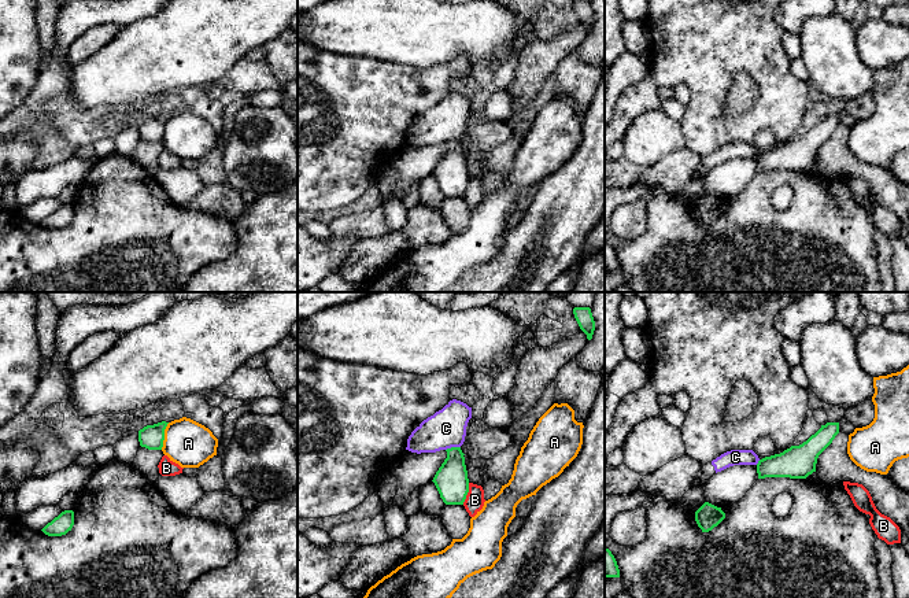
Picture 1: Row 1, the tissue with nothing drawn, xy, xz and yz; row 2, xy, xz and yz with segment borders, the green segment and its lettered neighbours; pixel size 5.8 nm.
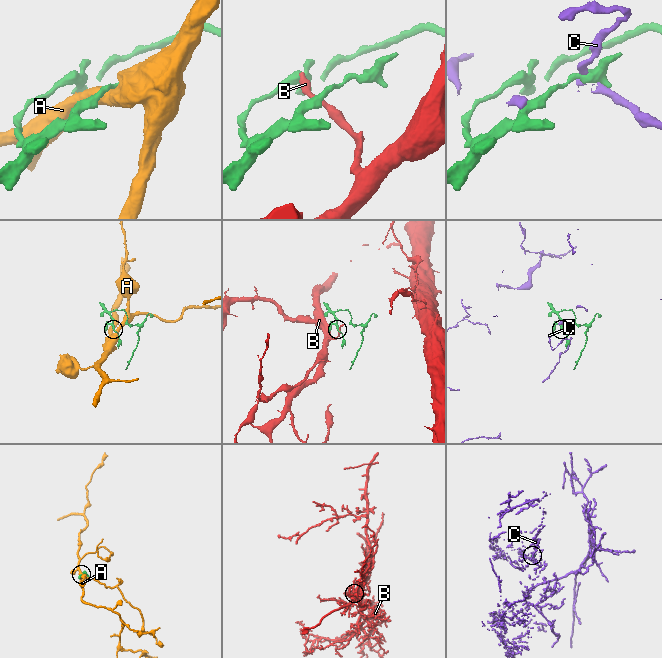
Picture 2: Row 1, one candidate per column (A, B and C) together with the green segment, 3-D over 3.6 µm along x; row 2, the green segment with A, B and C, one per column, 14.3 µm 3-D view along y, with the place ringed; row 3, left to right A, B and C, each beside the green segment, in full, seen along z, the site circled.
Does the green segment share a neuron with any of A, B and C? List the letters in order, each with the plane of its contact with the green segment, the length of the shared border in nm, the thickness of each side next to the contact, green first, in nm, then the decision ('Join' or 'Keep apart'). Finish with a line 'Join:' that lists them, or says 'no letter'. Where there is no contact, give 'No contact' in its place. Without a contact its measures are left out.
A: Touches green in xy. Shared border 170 nm. Thickness 140 nm (green) against 280 nm. Keep apart
B: Touches green in xz. Shared border 130 nm. Thickness 190 nm (green) against 110 nm. Keep apart
C: Touches green in xz. Shared border 90 nm. Thickness 190 nm (green) against 220 nm. Keep apart
Join: no letter

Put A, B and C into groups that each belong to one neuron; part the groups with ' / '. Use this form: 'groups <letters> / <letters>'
groups A / B / C

